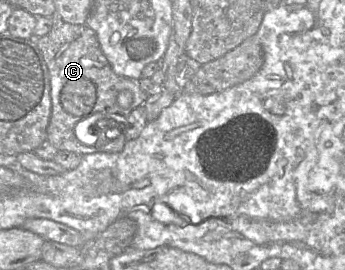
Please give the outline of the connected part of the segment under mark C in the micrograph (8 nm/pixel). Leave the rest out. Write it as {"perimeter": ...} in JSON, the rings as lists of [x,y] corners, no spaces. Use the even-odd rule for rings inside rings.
{"perimeter":[[[57,18],[51,31],[37,38],[37,45],[50,74],[52,109],[46,140],[58,150],[79,155],[121,152],[127,142],[121,128],[132,110],[143,105],[148,97],[148,94],[140,88],[138,80],[114,72],[101,49],[96,32],[86,24],[70,24]],[[102,114],[111,119],[108,119],[108,123],[115,122],[118,126],[111,126],[109,133],[103,136],[103,143],[100,146],[83,144],[76,136],[77,124],[92,116],[95,118],[91,124],[98,124]]]}

